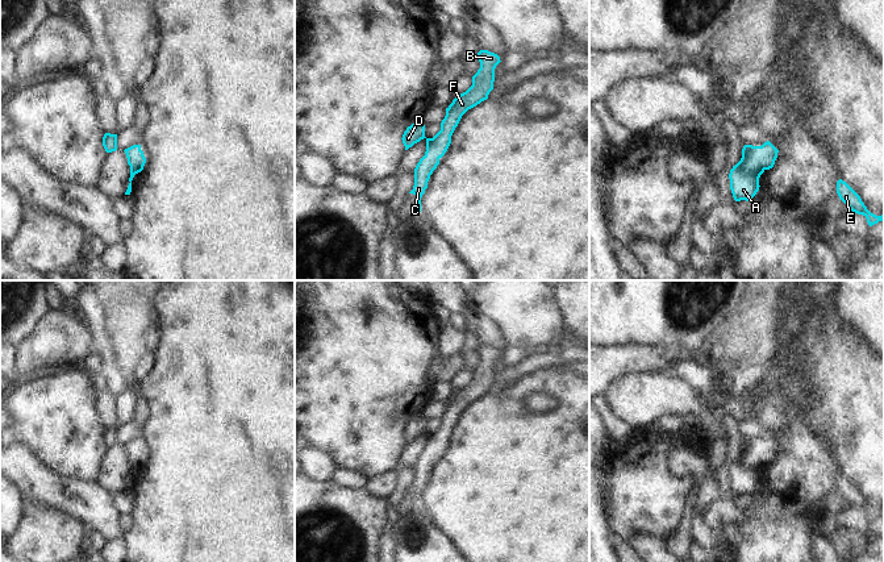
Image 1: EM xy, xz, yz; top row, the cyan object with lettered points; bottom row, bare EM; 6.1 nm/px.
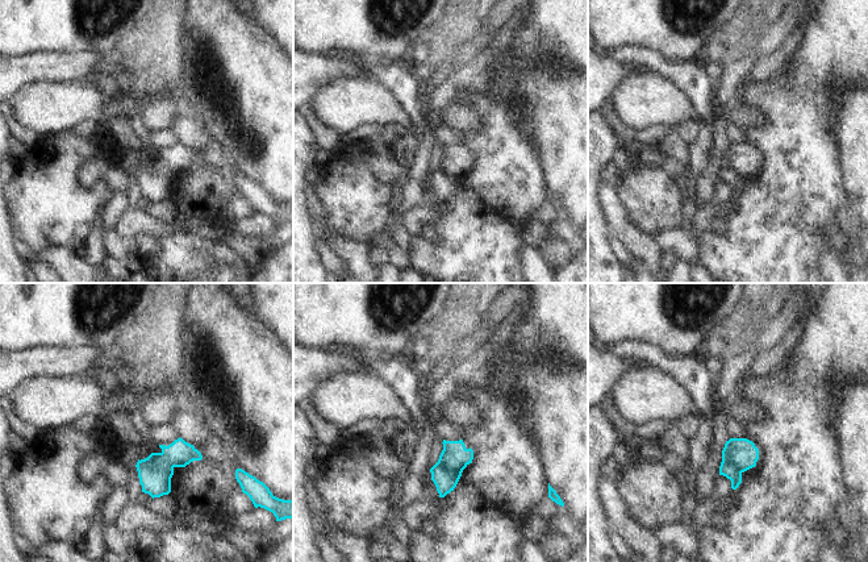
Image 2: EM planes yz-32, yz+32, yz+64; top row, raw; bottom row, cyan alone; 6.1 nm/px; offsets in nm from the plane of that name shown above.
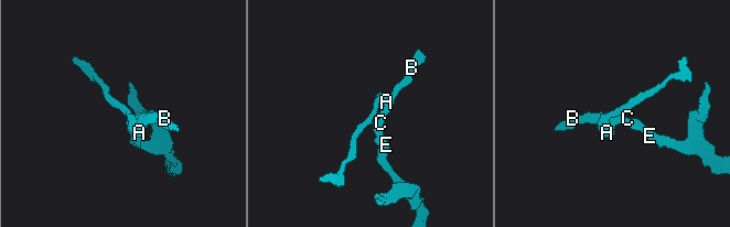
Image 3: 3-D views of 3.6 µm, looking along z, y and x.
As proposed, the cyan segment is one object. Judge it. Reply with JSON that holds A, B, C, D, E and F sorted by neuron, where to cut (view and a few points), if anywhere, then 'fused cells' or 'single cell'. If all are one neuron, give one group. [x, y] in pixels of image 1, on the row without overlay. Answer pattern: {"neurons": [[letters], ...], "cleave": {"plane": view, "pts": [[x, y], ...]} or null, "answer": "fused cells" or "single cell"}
{"neurons": [["A", "B", "C", "D", "E", "F"]], "cleave": null, "answer": "single cell"}

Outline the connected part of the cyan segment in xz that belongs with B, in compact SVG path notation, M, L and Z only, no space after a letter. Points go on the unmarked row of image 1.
M480 345L476 353L480 357L480 363L472 371L472 380L466 387L456 391L446 403L446 411L441 417L441 425L433 433L426 433L425 420L421 416L416 416L408 421L403 429L401 434L405 445L421 434L426 434L426 446L414 463L414 480L409 487L418 492L413 500L416 509L421 507L421 492L428 483L430 470L447 446L451 438L451 430L462 411L468 404L487 395L489 387L493 384L495 363L501 357L500 351L488 345Z

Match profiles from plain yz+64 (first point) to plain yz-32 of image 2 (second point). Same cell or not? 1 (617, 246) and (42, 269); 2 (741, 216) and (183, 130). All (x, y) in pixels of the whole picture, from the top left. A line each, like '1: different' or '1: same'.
1: same
2: different

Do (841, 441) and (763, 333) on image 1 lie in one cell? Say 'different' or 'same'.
same

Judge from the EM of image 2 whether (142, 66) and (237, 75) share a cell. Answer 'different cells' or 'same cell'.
same cell

